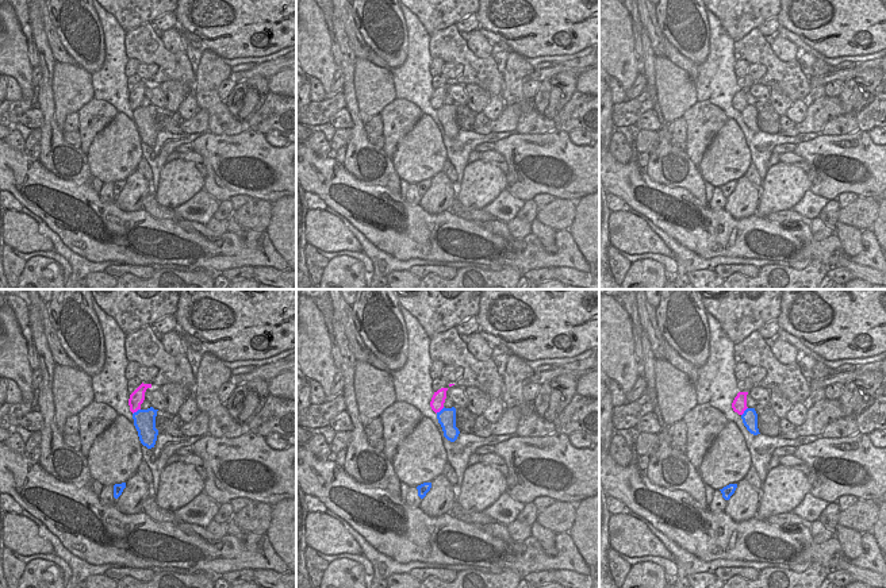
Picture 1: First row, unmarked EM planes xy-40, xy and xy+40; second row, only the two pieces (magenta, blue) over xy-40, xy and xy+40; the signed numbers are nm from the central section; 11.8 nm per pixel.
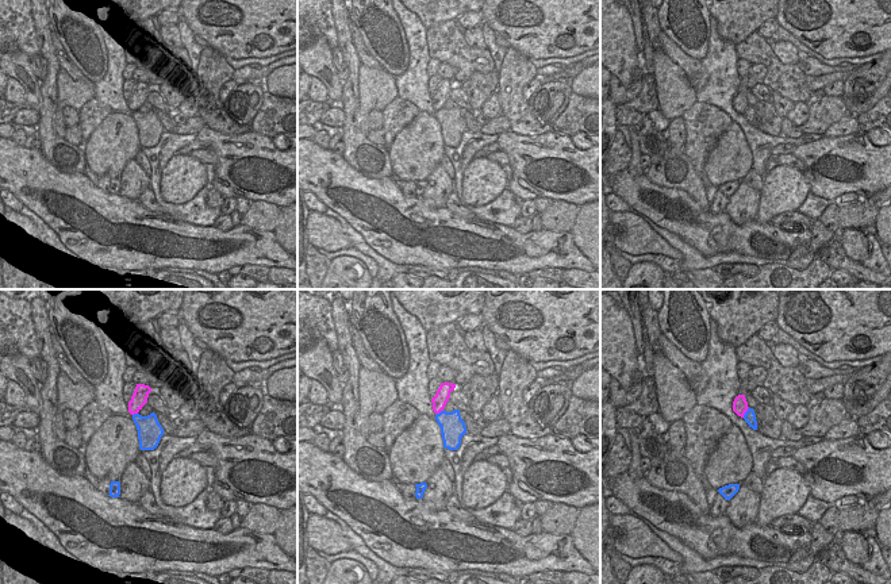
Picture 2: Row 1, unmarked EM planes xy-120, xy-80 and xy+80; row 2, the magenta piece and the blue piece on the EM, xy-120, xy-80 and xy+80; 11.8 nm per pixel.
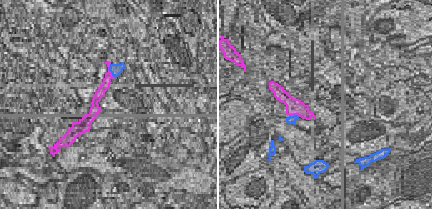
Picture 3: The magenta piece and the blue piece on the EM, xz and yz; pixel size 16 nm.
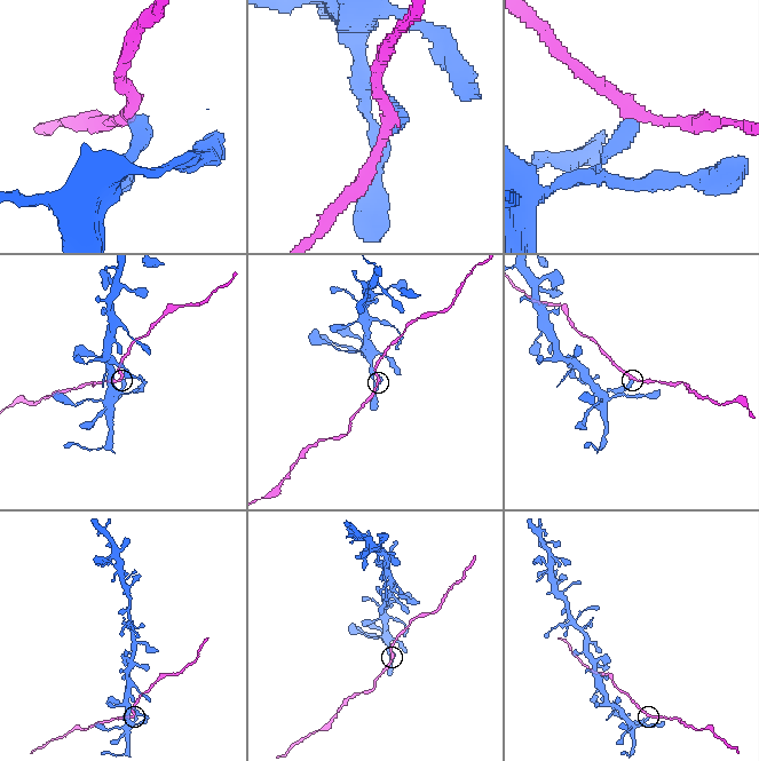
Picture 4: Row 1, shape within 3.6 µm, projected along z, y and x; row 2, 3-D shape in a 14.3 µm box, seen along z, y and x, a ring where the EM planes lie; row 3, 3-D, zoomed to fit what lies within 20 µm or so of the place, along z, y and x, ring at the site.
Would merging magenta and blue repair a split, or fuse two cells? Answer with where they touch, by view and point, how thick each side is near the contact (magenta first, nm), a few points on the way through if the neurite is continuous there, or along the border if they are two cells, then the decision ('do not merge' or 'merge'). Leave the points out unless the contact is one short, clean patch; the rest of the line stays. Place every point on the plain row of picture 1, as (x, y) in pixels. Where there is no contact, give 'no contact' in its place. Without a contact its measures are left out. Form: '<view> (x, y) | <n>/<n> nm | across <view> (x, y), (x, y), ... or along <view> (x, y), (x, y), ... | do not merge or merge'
xy-40 (135, 108) | 170/260 nm | along xy-40 (140, 106), (133, 111) | do not merge

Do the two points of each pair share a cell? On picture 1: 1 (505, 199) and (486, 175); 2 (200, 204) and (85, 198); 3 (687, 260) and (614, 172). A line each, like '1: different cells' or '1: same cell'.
1: different cells
2: different cells
3: different cells

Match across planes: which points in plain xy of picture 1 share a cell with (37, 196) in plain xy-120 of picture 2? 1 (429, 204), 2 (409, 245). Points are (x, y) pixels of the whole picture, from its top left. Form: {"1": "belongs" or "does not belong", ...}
{"1": "does not belong", "2": "belongs"}

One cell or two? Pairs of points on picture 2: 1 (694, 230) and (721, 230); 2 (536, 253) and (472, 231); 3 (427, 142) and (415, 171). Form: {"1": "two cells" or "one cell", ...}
{"1": "one cell", "2": "one cell", "3": "one cell"}

